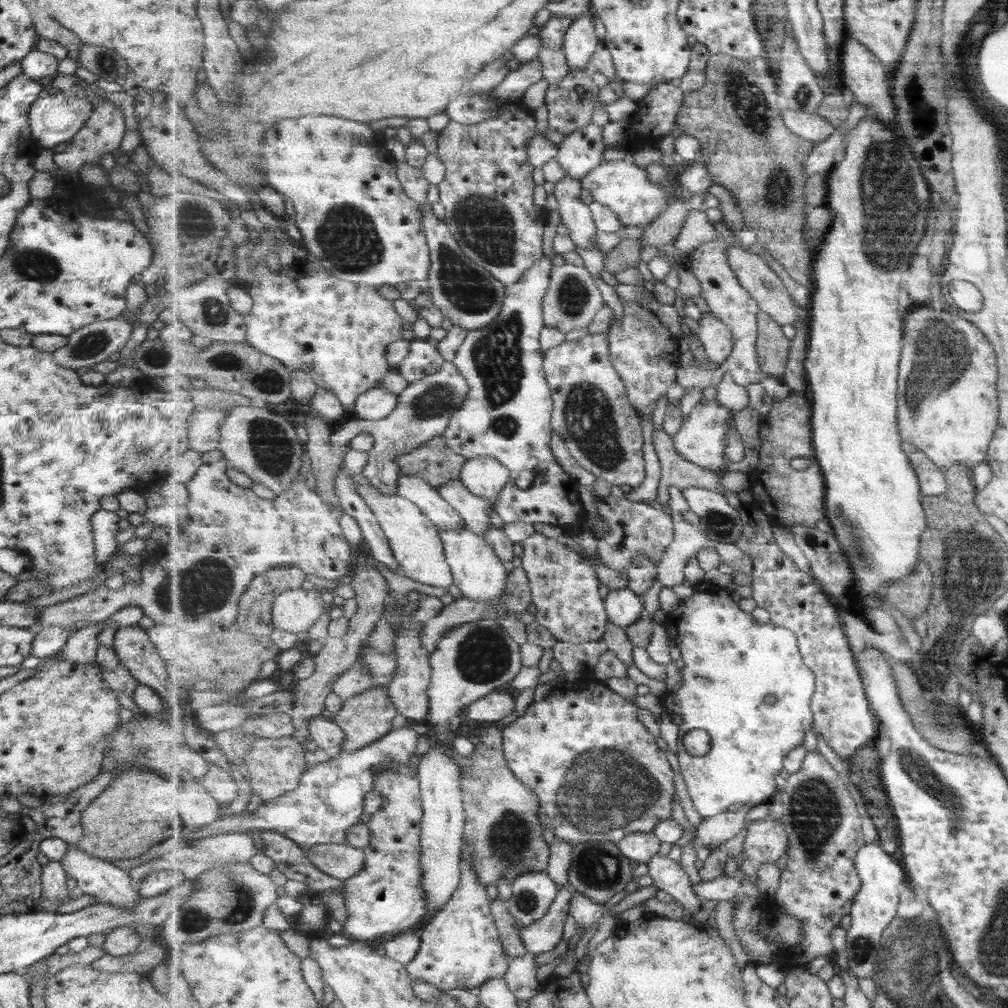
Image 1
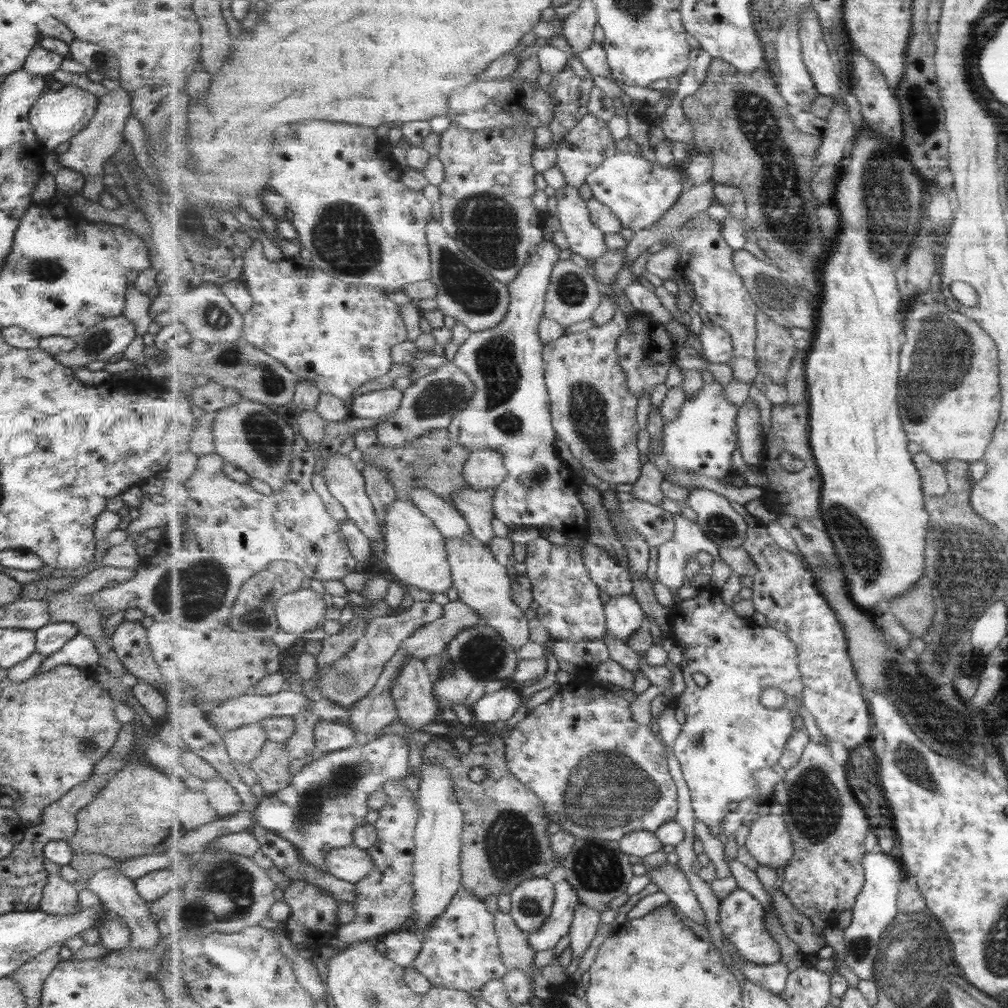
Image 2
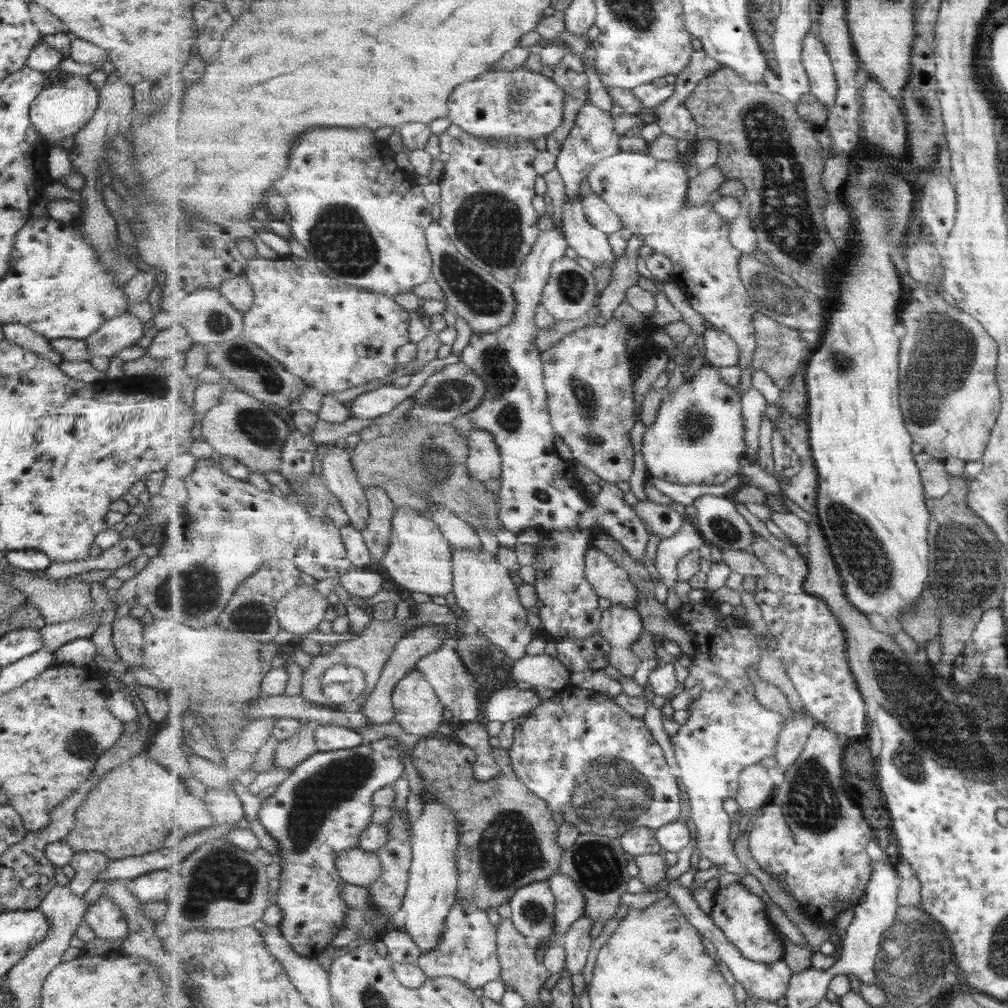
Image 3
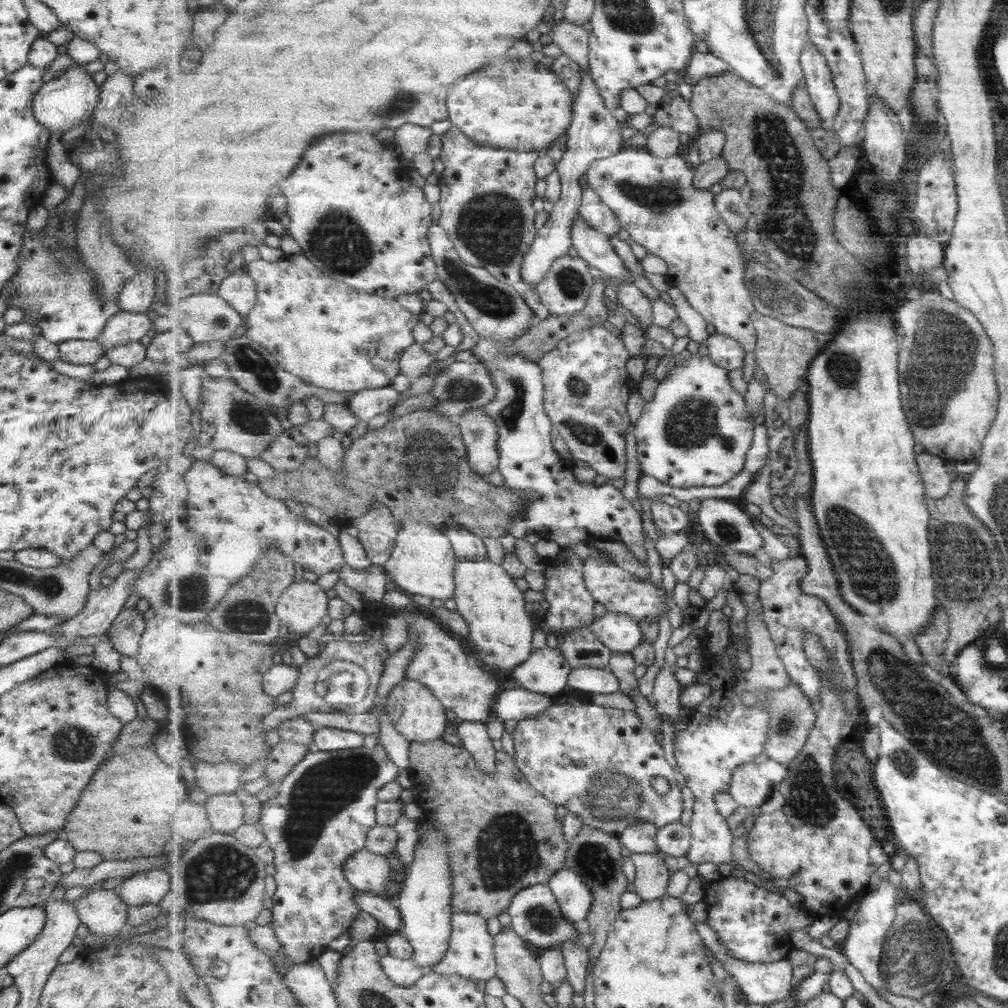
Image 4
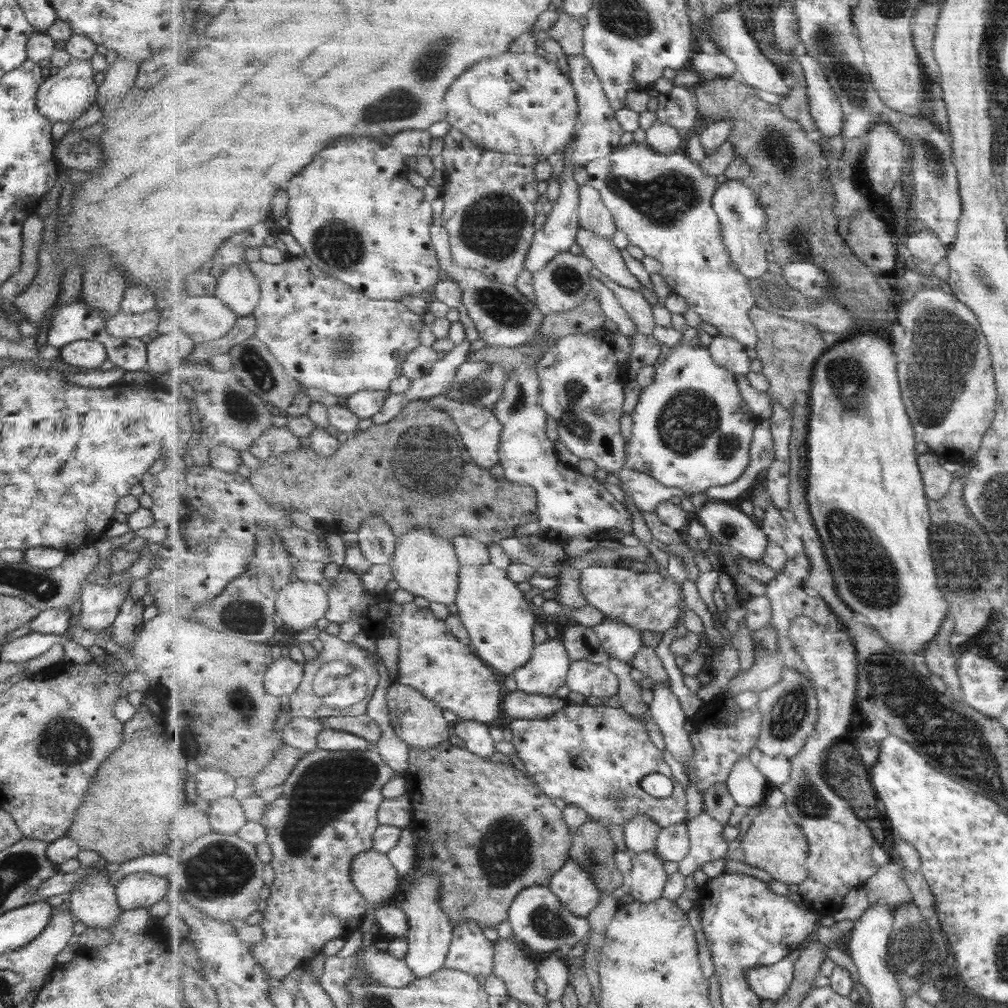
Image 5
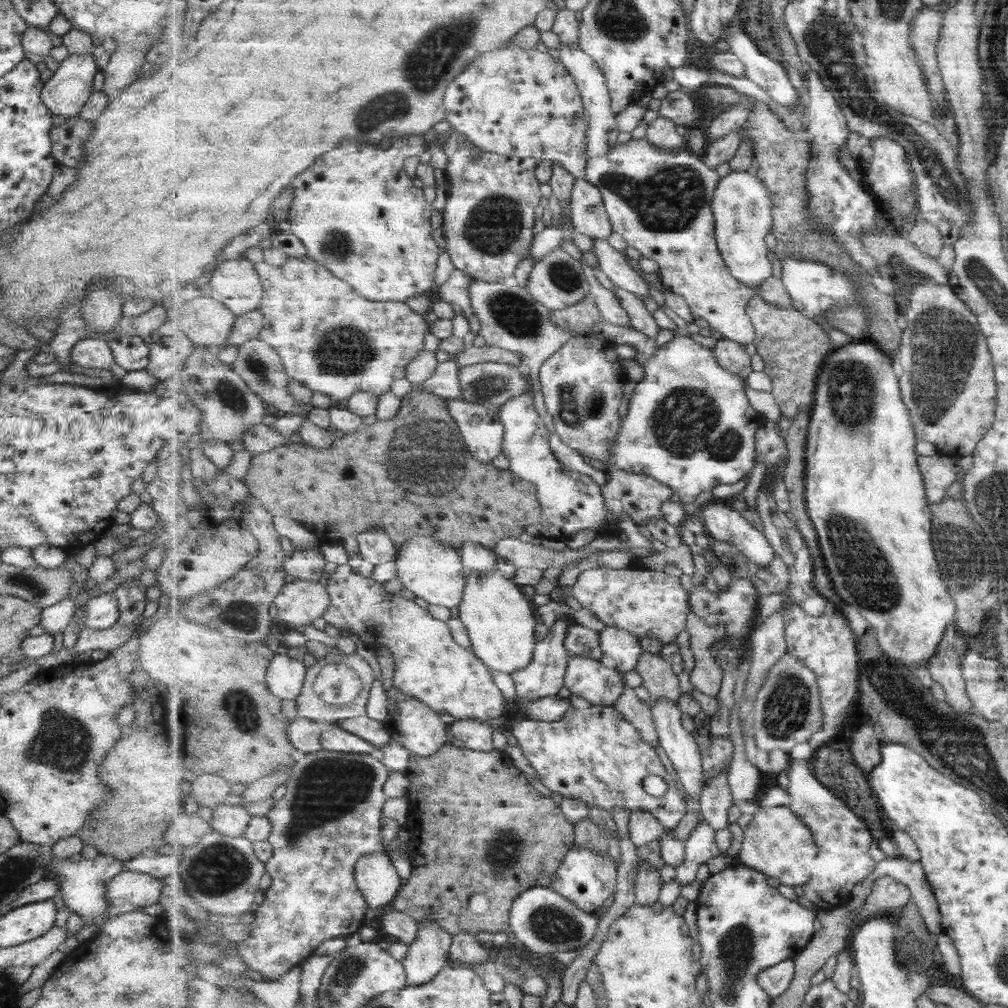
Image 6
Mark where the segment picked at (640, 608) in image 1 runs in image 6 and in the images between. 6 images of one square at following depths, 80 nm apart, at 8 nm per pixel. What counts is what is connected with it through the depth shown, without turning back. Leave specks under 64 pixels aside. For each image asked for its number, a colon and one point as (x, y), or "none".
2: (624, 615)
3: (620, 626)
4: (621, 633)
5: (622, 641)
6: (624, 647)

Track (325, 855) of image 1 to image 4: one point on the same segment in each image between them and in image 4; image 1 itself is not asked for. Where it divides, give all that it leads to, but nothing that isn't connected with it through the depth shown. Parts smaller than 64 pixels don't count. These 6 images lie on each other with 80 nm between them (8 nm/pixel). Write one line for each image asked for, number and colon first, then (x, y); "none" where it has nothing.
2: (352, 864)
3: (358, 867)
4: (367, 871)

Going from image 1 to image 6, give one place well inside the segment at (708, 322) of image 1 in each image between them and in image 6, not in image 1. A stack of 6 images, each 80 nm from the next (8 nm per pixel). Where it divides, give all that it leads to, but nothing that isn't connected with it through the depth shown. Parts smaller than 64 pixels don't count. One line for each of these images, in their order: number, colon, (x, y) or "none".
2: (719, 348)
3: (722, 351)
4: (726, 352)
5: (729, 353)
6: (731, 355)

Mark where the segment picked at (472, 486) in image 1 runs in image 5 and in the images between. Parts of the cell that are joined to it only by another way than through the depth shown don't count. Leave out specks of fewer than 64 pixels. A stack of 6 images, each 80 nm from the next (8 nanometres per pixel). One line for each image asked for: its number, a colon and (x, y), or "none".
2: (485, 468)
3: (485, 461)
4: (480, 431)
5: (481, 430)

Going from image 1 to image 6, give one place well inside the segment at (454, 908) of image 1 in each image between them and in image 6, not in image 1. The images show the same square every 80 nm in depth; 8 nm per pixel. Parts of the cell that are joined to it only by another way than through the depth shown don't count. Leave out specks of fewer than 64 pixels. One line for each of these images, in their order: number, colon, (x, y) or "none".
2: (462, 949)
3: (468, 952)
4: (471, 953)
5: (470, 951)
6: (466, 948)

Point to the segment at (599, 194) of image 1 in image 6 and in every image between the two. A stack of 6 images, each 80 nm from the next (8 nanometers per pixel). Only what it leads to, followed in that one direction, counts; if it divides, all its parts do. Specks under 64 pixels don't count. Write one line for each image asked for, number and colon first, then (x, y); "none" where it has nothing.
2: (640, 193)
3: (650, 195)
4: (657, 201)
5: (663, 202)
6: (660, 200)

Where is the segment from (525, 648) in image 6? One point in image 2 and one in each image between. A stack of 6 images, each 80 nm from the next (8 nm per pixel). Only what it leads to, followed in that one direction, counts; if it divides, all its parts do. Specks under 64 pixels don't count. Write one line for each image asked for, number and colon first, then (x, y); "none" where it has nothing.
2: (482, 582)
3: (483, 588)
4: (501, 628)
5: (499, 620)

